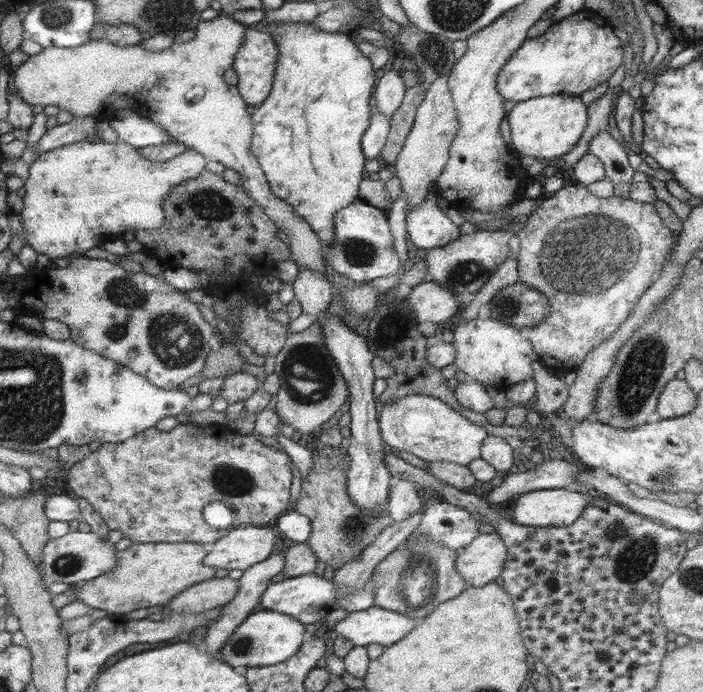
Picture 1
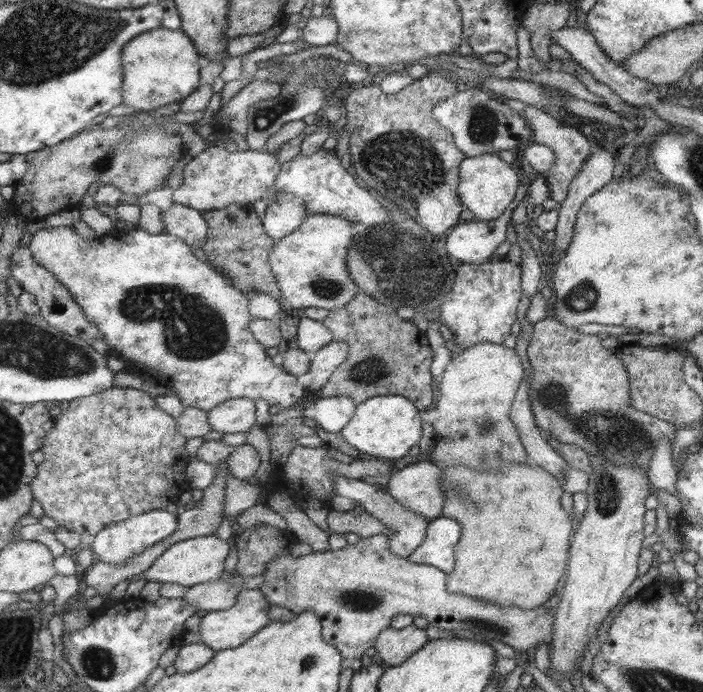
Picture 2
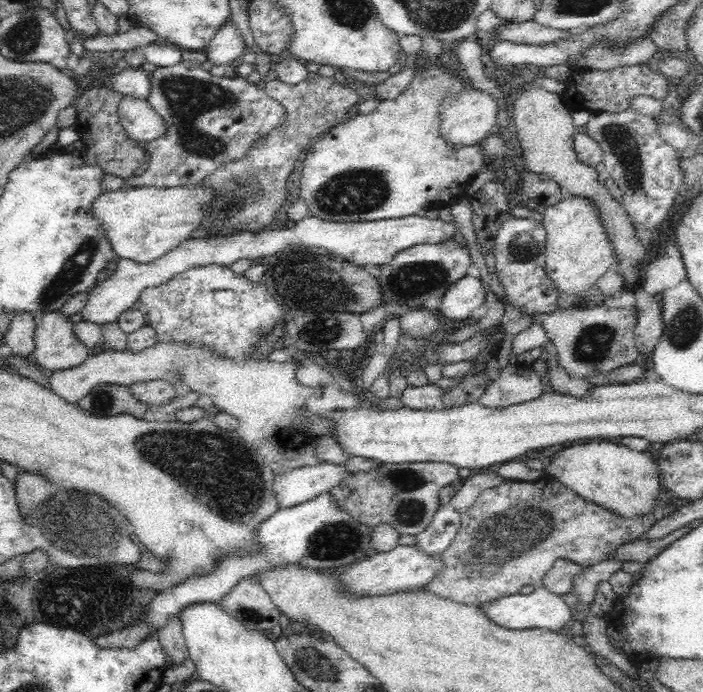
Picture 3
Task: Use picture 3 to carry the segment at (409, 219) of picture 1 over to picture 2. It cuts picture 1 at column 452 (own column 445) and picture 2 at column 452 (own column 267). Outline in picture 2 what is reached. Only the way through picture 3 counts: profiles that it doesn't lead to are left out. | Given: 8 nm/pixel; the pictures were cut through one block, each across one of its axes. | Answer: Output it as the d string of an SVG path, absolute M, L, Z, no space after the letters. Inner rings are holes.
M503 212L495 220L470 220L463 221L451 229L444 237L445 250L453 258L459 258L459 264L480 265L487 262L493 251L505 240L505 233L508 232L509 214Z

